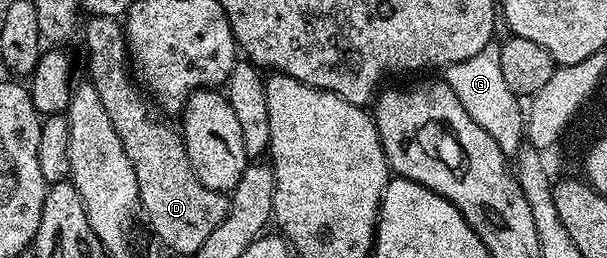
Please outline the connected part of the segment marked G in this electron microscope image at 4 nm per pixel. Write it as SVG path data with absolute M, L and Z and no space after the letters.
M491 43L482 52L466 61L456 62L443 70L444 81L454 89L455 96L462 102L470 117L498 142L506 155L517 154L523 142L524 115L520 107L521 100L503 80L501 51L497 44Z

